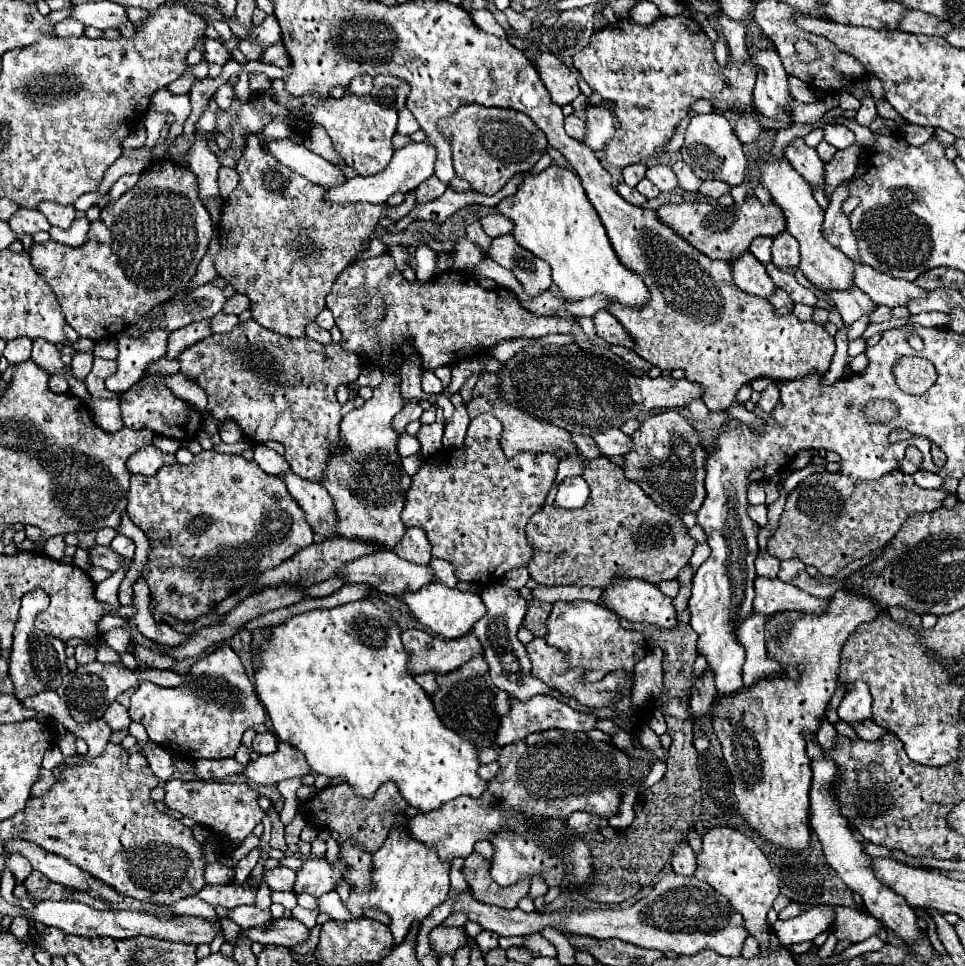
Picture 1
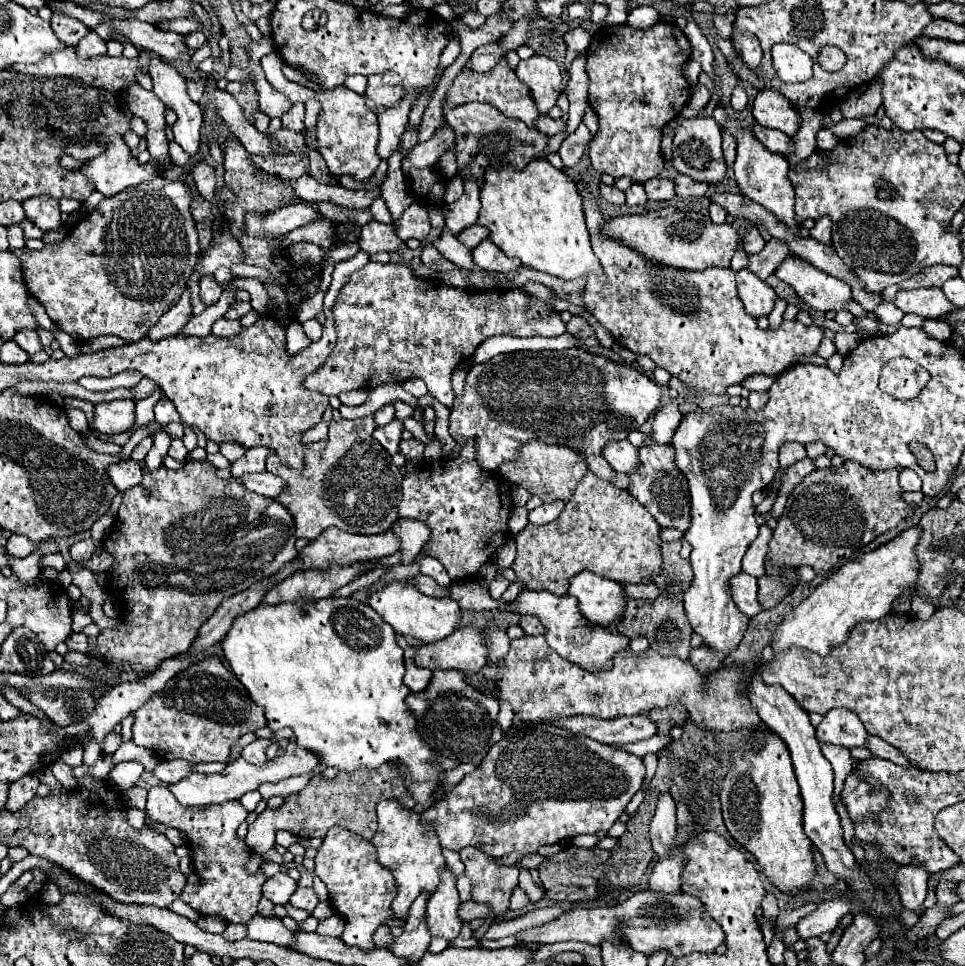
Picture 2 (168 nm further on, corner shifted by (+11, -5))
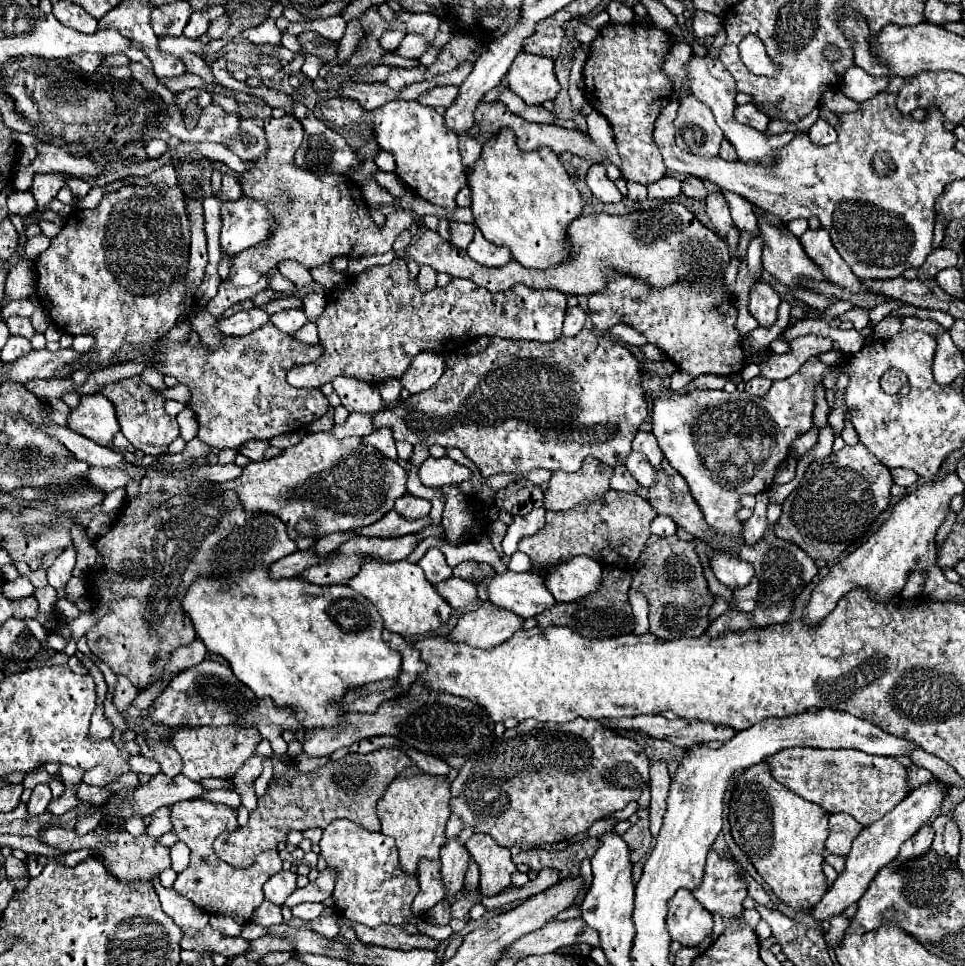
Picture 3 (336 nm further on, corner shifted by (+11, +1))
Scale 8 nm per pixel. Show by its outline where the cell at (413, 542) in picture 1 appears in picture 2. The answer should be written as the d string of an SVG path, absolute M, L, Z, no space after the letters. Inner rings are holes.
M398 519L392 527L392 533L400 539L398 553L402 557L402 565L414 563L430 537L430 529L424 523L412 519Z

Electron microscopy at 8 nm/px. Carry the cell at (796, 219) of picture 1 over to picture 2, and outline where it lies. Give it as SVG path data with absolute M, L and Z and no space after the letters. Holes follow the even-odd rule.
M728 115L728 121L724 125L726 131L730 131L736 139L738 139L738 155L734 161L734 173L736 173L736 183L740 187L740 191L750 197L752 201L756 201L758 205L766 207L766 211L778 215L778 219L782 219L782 223L786 223L794 235L800 235L800 223L794 221L794 187L788 179L788 161L782 155L770 153L756 137L752 131L742 129L742 123L734 117Z

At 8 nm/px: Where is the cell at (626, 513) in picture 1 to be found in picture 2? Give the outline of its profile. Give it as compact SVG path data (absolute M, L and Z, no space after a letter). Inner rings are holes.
M588 471L576 485L572 499L560 517L542 527L526 525L514 537L516 559L512 569L532 591L550 591L558 597L568 593L568 583L582 571L626 583L650 583L662 571L660 527L656 519L628 491L614 487Z

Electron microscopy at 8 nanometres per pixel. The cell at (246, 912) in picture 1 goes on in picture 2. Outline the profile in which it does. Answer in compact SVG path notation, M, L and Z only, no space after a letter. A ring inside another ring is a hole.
M254 915L248 923L248 939L256 941L266 941L266 943L276 943L282 947L290 947L292 943L292 933L284 927L282 919L278 917L264 917L264 915Z

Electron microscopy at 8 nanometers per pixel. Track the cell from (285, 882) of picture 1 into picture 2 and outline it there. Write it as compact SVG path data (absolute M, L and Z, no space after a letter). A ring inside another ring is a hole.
M276 873L274 877L268 877L262 885L262 893L266 899L270 899L274 905L284 905L290 901L290 895L296 891L294 879L286 873Z

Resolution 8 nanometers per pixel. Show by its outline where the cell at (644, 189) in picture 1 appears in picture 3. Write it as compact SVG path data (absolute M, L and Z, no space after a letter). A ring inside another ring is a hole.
M626 181L628 183L628 197L634 201L644 201L646 199L646 185L642 183L634 183L634 181Z

